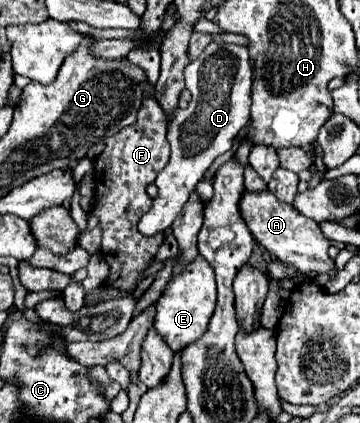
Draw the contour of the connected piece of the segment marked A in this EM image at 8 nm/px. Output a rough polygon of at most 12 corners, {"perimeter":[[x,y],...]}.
{"perimeter":[[268,190],[240,214],[256,242],[302,274],[338,274],[314,220]]}

